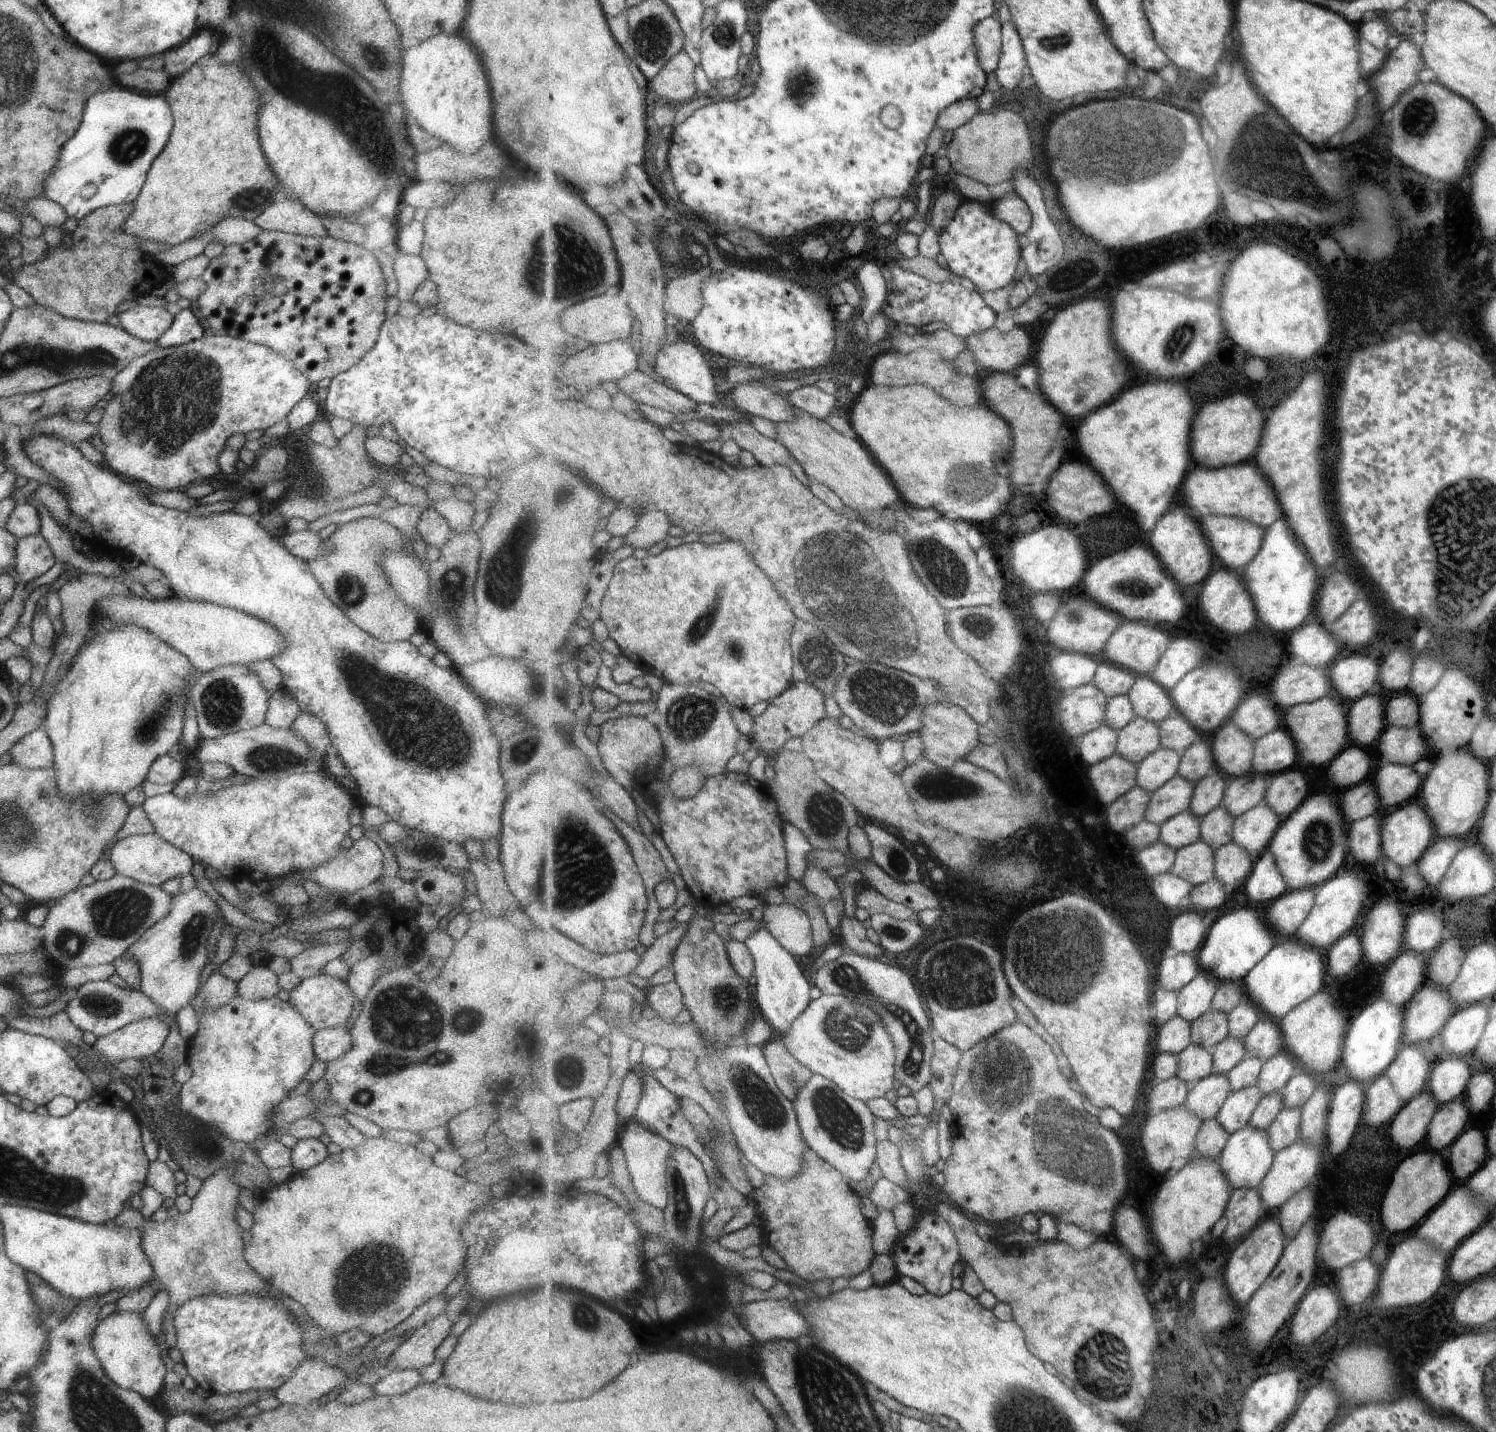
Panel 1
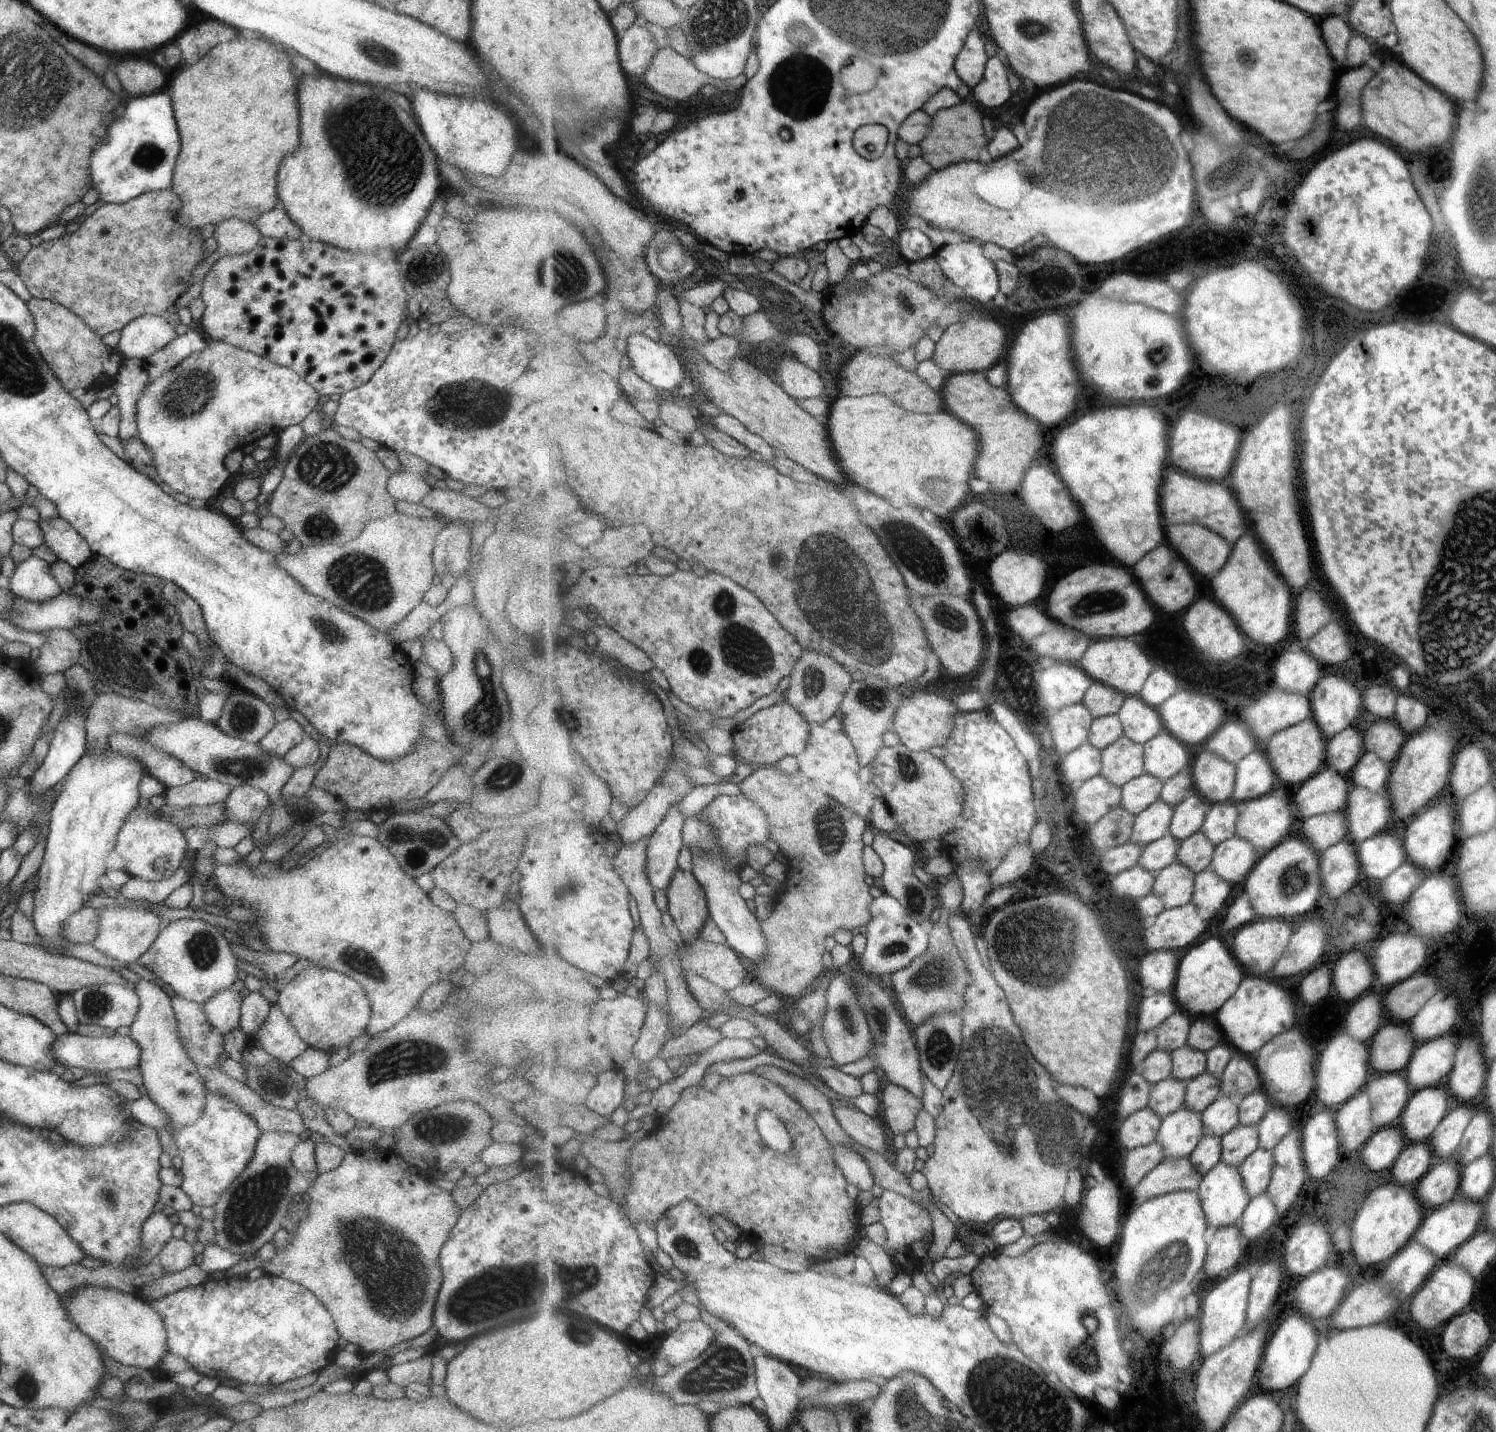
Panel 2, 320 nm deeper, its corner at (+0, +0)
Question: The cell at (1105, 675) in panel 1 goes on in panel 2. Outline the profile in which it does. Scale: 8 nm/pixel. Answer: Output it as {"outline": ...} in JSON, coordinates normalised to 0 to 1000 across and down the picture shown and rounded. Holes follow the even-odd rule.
{"outline":[[[731,476],[724,488],[724,492],[729,497],[732,502],[747,499],[753,485],[746,480]]]}

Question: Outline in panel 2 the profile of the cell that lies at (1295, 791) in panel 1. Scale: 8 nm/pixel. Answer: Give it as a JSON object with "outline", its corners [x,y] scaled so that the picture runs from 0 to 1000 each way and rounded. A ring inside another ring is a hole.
{"outline":[[[848,554],[841,558],[830,560],[828,566],[830,567],[830,571],[828,573],[826,584],[834,587],[840,592],[841,596],[847,596],[862,584],[863,577],[864,577],[864,566],[859,557]]]}

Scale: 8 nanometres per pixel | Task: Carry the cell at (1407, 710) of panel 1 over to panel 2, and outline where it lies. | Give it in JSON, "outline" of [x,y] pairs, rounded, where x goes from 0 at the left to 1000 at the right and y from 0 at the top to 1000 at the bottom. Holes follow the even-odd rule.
{"outline":[[[920,502],[918,503],[914,511],[912,510],[911,522],[914,523],[914,526],[921,528],[924,534],[928,535],[939,516],[939,512],[936,511],[932,503]]]}

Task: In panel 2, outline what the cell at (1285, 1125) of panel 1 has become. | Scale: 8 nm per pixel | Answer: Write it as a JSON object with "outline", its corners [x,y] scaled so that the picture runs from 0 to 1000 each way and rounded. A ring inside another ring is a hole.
{"outline":[[[840,802],[829,814],[829,819],[831,823],[832,831],[836,838],[844,834],[848,830],[852,809],[850,804]]]}

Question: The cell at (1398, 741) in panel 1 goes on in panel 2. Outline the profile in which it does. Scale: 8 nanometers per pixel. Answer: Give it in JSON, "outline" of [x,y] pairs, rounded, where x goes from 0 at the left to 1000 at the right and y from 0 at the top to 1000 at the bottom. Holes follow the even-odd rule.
{"outline":[[[911,526],[910,529],[905,535],[902,545],[906,550],[922,553],[926,550],[927,543],[928,543],[928,535],[924,534],[922,529],[918,526]]]}

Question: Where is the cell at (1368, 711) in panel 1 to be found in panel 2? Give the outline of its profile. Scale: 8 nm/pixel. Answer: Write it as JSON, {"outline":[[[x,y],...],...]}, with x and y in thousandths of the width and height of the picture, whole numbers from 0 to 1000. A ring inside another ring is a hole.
{"outline":[[[905,507],[894,511],[888,517],[886,526],[886,536],[892,537],[894,541],[900,541],[910,527],[910,513]]]}

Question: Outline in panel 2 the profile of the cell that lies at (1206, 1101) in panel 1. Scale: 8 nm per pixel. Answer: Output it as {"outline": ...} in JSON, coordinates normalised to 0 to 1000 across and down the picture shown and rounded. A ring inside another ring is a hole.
{"outline":[[[791,774],[779,779],[773,797],[777,801],[780,811],[795,809],[805,793],[803,778]]]}

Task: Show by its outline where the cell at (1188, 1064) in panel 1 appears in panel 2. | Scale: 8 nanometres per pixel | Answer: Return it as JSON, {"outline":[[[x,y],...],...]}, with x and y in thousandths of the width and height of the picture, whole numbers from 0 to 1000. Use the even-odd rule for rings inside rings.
{"outline":[[[784,752],[773,756],[770,760],[767,774],[777,781],[792,774],[793,756]]]}

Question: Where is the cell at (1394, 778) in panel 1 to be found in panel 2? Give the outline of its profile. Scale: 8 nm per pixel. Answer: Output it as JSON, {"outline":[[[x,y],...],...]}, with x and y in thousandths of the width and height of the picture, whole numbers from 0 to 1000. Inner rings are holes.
{"outline":[[[913,550],[901,552],[897,569],[900,571],[900,587],[906,591],[924,580],[930,566],[926,551],[916,553]]]}

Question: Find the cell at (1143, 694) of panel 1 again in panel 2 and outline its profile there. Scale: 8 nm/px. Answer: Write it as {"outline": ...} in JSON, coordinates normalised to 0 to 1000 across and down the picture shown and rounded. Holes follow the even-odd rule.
{"outline":[[[755,485],[747,497],[751,514],[762,520],[768,519],[779,508],[775,497],[762,486]]]}

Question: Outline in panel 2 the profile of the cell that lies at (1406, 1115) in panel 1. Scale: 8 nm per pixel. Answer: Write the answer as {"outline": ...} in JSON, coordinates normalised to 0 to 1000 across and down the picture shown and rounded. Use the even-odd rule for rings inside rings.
{"outline":[[[919,789],[916,795],[912,797],[912,800],[908,803],[908,810],[914,814],[916,818],[927,817],[932,813],[935,805],[938,803],[939,797],[936,789]]]}

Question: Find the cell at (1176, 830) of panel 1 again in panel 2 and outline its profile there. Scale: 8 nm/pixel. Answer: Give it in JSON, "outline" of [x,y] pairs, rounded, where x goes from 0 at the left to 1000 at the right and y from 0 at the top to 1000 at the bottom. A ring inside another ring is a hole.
{"outline":[[[783,582],[770,588],[765,592],[761,605],[771,610],[786,603],[789,588]]]}

